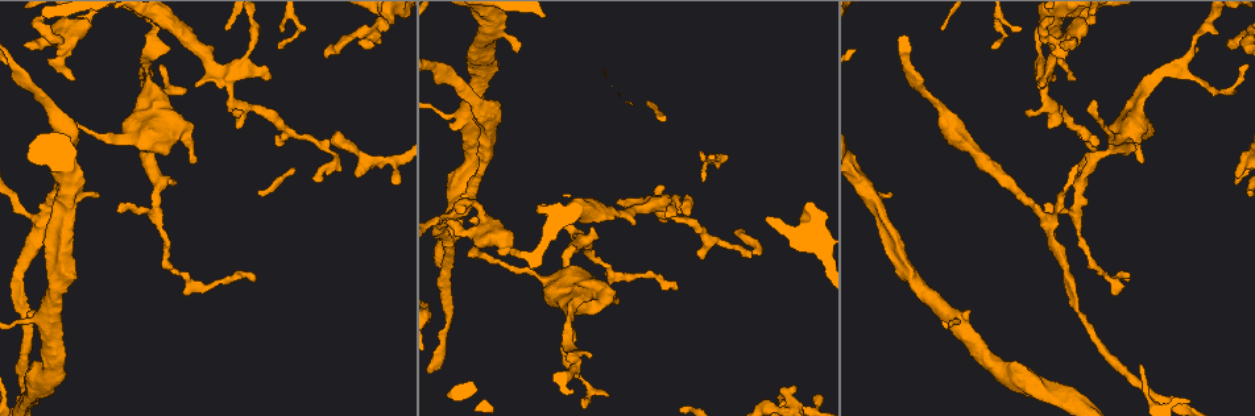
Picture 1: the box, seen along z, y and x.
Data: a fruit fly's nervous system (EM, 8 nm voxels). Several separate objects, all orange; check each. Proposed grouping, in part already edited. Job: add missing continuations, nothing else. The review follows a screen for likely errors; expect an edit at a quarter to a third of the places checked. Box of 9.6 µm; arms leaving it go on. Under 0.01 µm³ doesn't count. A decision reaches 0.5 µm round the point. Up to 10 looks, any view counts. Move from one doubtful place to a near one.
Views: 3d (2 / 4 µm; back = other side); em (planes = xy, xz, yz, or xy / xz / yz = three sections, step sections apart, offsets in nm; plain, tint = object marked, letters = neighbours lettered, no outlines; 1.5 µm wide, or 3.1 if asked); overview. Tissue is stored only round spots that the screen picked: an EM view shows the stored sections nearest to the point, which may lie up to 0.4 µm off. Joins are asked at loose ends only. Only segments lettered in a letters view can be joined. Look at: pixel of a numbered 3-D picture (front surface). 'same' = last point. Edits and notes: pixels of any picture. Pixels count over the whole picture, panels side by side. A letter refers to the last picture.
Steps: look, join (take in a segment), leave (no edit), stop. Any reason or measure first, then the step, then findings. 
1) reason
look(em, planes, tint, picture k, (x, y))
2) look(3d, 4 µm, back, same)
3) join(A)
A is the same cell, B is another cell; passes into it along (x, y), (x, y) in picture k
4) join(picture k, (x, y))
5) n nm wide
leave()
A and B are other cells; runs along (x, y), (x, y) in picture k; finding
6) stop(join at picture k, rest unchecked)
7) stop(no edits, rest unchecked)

an open end
look(em, planes, letters, picture 1, (1062, 43))

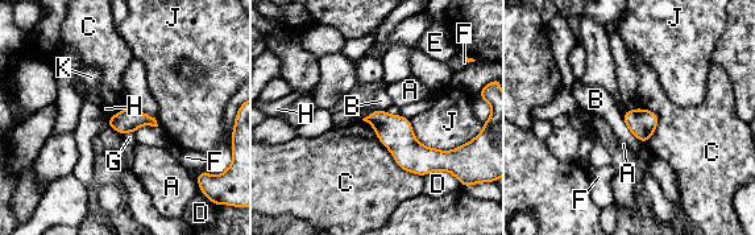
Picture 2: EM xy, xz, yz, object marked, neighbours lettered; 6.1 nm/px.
140 nm wide
leave()
A, B, C, D, E, F, G, H, J and K are other cells; runs along (369, 119), (418, 159), (451, 159) in picture 2; none of them fits

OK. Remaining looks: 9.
free end
look(em, xy, step 8, tint, picture 1, (190, 164))

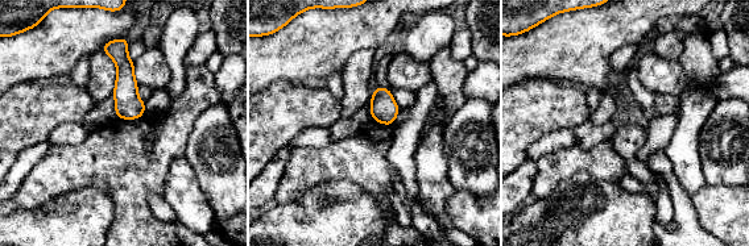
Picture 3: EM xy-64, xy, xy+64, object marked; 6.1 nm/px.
look(em, planes, letters, same)

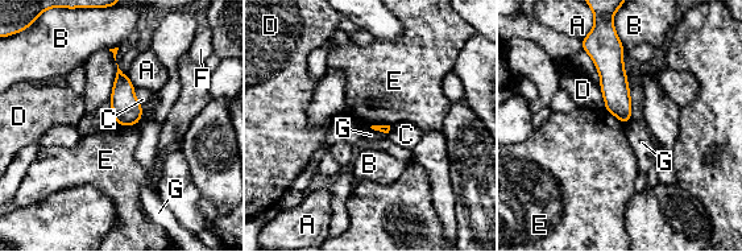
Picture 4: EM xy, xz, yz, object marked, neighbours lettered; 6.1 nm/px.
leave()
A, B, C, D, E, F and G are other cells; border along (115, 122), (119, 124), (137, 124) in picture 4; none of them fits

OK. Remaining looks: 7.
branch stops here
look(em, planes, letters, picture 1, (1238, 176))

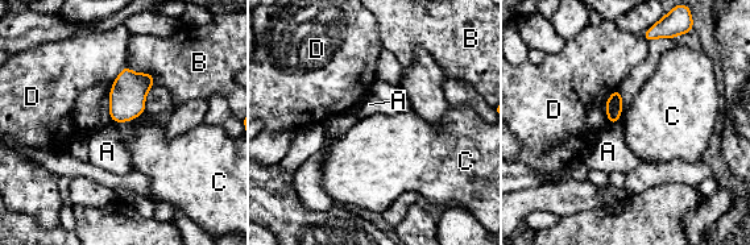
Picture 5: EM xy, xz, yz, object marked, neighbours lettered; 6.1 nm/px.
D touches over 240 nm
leave()
A, B, C and D are other cells; border along (144, 112), (127, 121), (112, 123) in picture 5; no lettered segment goes on from it

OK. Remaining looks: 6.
branch stops here
look(em, planes, letters, picture 1, (741, 229))

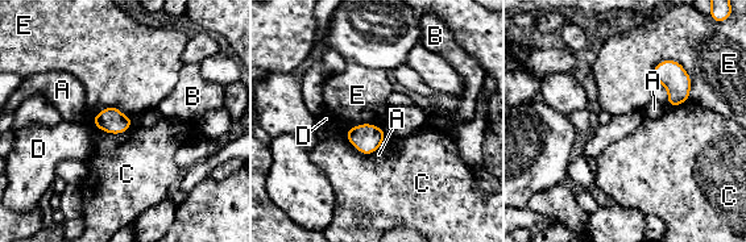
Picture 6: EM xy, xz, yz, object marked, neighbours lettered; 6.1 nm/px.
160 nm wide
leave()
A, B, C, D and E are other cells; border along (658, 62), (683, 67), (689, 97) in picture 6; none of them fits

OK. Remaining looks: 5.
stop(no edits, rest unchecked)

